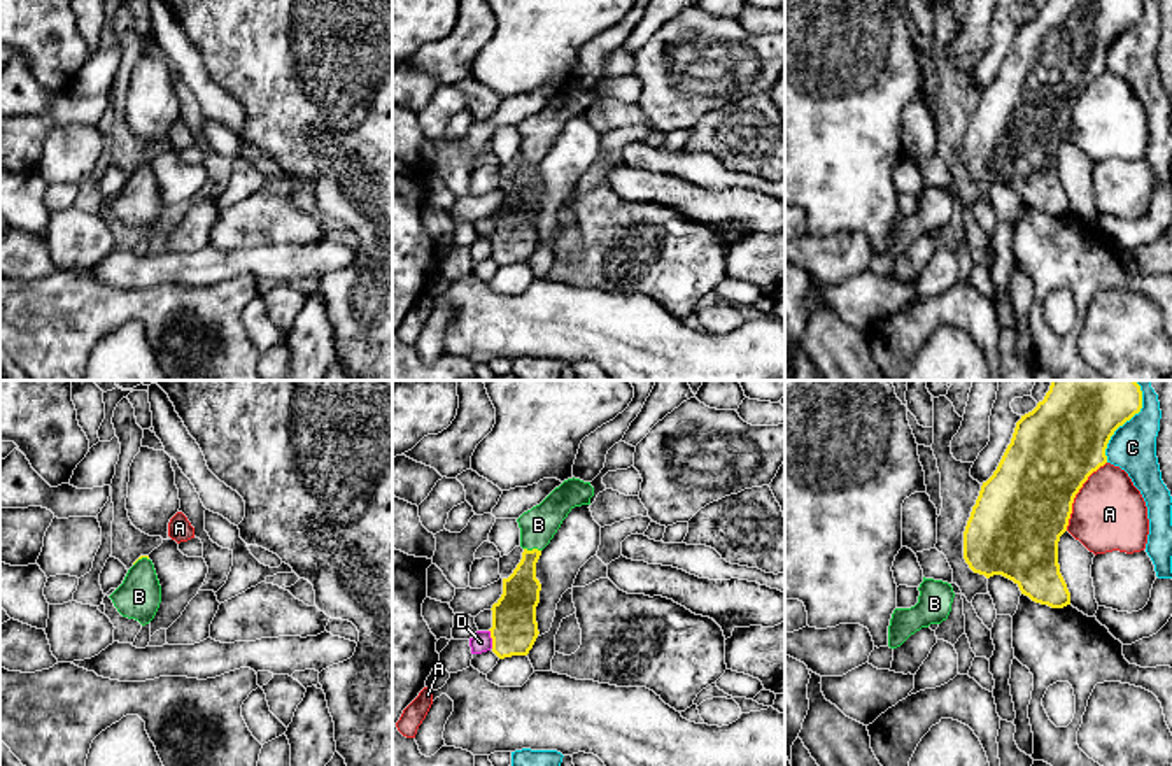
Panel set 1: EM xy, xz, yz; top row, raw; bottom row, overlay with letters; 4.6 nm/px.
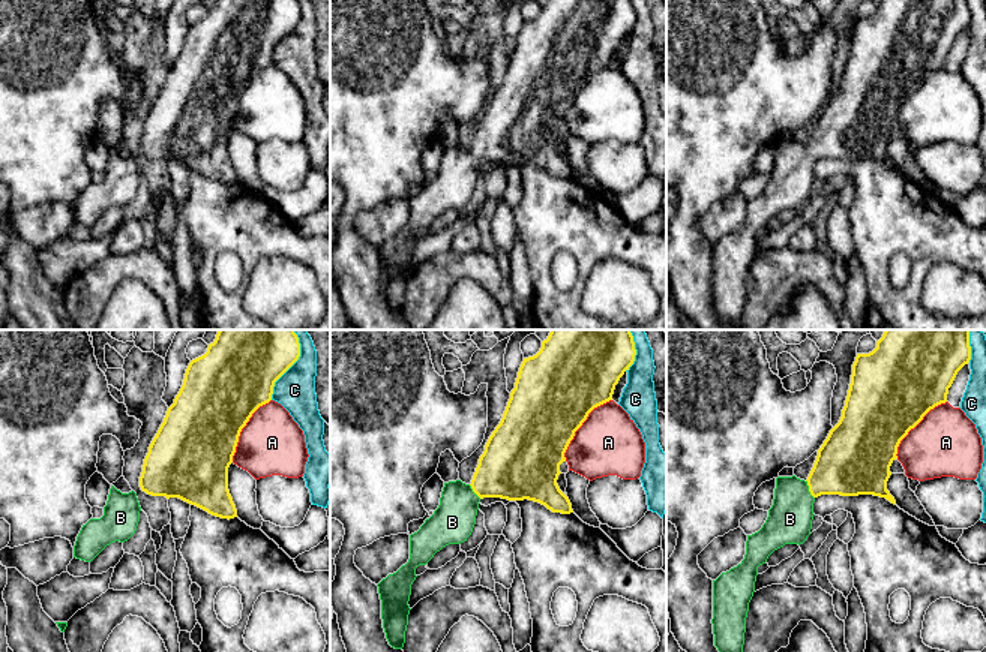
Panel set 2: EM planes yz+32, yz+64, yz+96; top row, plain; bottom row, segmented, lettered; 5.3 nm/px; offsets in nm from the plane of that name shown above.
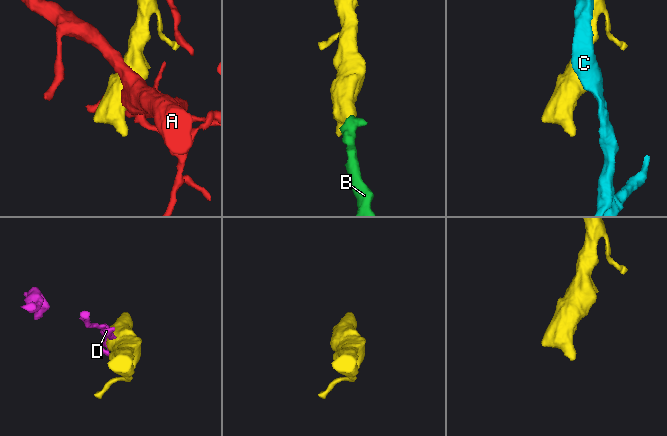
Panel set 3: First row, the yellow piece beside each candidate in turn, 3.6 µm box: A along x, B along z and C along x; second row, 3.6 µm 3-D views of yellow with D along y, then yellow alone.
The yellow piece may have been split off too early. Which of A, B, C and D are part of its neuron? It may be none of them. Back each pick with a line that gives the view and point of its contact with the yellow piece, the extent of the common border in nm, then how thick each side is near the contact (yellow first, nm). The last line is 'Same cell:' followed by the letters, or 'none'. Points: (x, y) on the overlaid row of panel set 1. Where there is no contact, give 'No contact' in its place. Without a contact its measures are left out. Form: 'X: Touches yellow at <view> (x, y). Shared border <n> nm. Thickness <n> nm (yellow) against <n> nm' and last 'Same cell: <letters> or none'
B: Touches yellow at xz (533, 549). Shared border 80 nm. Thickness 180 nm (yellow) against 160 nm
Same cell: B

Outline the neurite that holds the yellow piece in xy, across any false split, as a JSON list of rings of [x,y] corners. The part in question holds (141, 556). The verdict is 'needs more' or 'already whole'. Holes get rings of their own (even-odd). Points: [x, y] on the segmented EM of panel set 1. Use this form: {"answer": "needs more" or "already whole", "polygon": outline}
{"answer": "needs more", "polygon": [[[140,556],[109,596],[123,617],[149,624],[161,603],[161,585],[149,556]]]}

